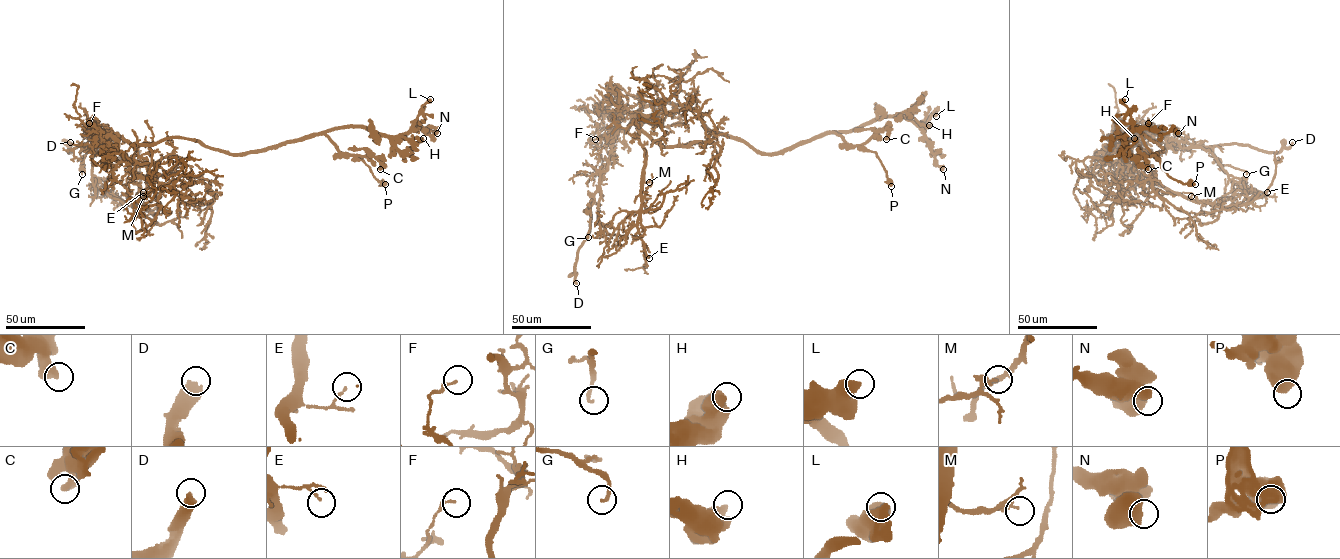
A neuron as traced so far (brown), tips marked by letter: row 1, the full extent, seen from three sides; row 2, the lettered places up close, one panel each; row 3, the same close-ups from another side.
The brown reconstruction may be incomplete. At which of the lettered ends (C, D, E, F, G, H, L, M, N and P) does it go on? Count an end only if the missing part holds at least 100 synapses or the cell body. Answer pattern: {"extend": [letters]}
{"extend": ["D"]}

